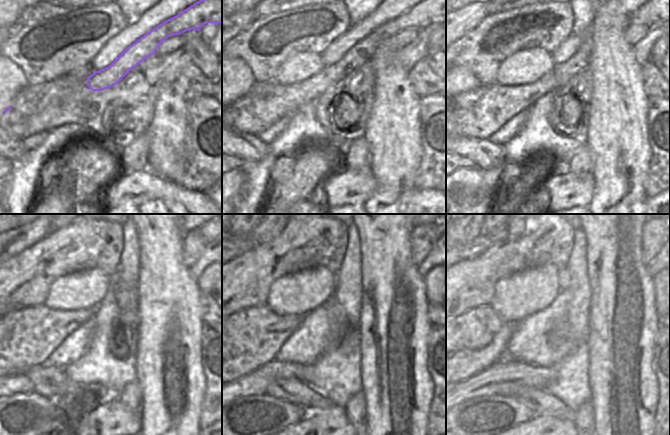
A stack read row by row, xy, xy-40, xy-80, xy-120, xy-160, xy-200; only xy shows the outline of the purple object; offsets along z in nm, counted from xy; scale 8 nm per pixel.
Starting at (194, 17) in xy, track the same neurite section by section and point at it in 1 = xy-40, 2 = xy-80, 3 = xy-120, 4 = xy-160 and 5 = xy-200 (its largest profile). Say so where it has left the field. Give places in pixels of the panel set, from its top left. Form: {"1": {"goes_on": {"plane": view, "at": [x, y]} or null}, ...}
{"1": {"goes_on": {"plane": "xy-40", "at": [271, 106]}}, "2": {"goes_on": {"plane": "xy-80", "at": [492, 103]}}, "3": {"goes_on": {"plane": "xy-120", "at": [49, 327]}}, "4": {"goes_on": {"plane": "xy-160", "at": [243, 324]}}, "5": {"goes_on": {"plane": "xy-200", "at": [481, 320]}}}

